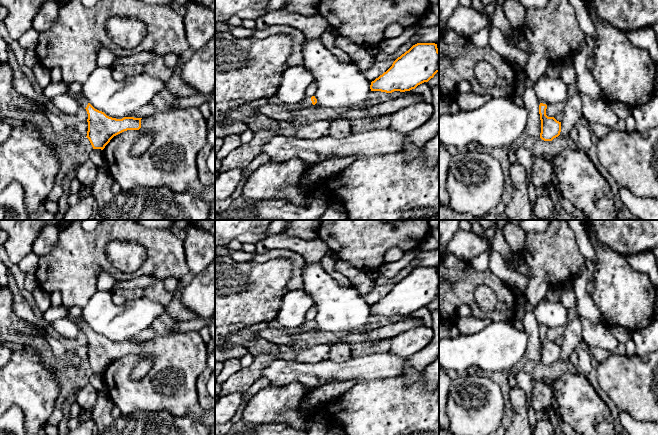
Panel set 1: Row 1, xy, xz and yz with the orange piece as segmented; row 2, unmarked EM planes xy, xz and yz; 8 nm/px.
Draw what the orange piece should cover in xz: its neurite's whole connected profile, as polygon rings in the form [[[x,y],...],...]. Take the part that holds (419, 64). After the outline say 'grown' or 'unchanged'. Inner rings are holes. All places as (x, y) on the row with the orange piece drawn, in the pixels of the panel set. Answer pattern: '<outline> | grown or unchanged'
[[[417,43],[398,57],[392,66],[371,82],[371,91],[410,91],[439,72],[439,51],[435,43]]] | unchanged

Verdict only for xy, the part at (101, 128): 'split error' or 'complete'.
split error

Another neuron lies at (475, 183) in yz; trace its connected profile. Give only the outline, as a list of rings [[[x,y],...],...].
[[[474,151],[451,155],[446,190],[449,196],[449,208],[455,213],[467,213],[473,218],[485,216],[495,208],[504,193],[504,174],[500,162],[493,156]]]

